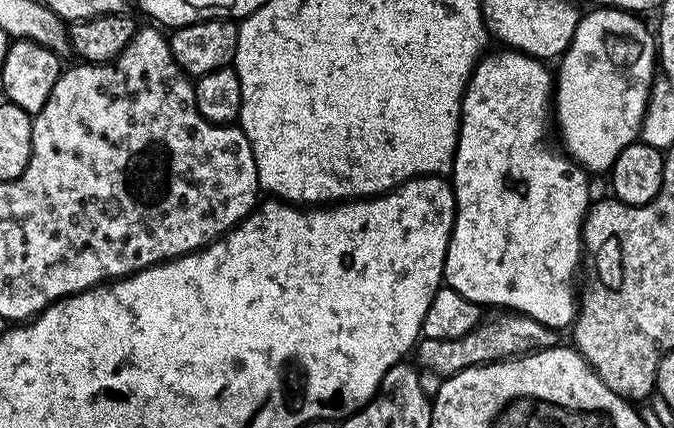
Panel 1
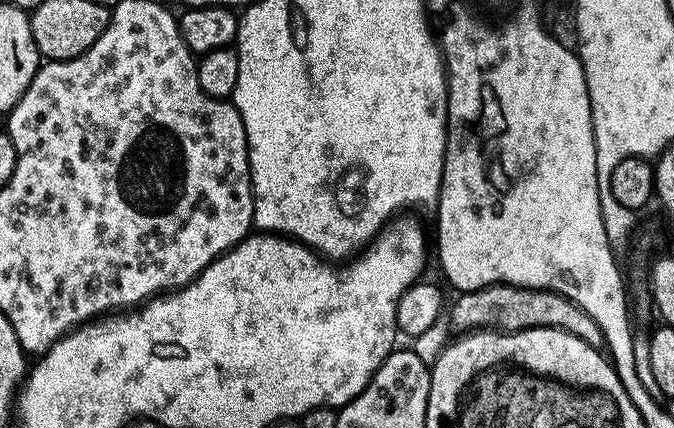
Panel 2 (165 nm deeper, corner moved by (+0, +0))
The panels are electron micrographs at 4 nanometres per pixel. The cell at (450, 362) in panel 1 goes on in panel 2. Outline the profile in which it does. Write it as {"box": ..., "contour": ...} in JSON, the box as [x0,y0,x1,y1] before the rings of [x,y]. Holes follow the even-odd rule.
{"box":[446,284,605,349],"contour":[[[491,284],[490,286],[482,286],[473,292],[461,292],[455,298],[457,300],[453,304],[451,301],[446,313],[450,318],[451,327],[460,334],[477,330],[521,332],[531,328],[553,328],[554,330],[562,330],[566,334],[574,334],[574,338],[582,338],[582,342],[586,342],[586,346],[591,348],[603,349],[605,347],[602,326],[598,326],[598,322],[594,322],[594,318],[590,318],[590,314],[586,314],[586,310],[582,310],[582,306],[578,306],[574,302],[570,302],[570,298],[566,298],[562,294],[554,294],[550,290],[519,288],[513,284]]]}

